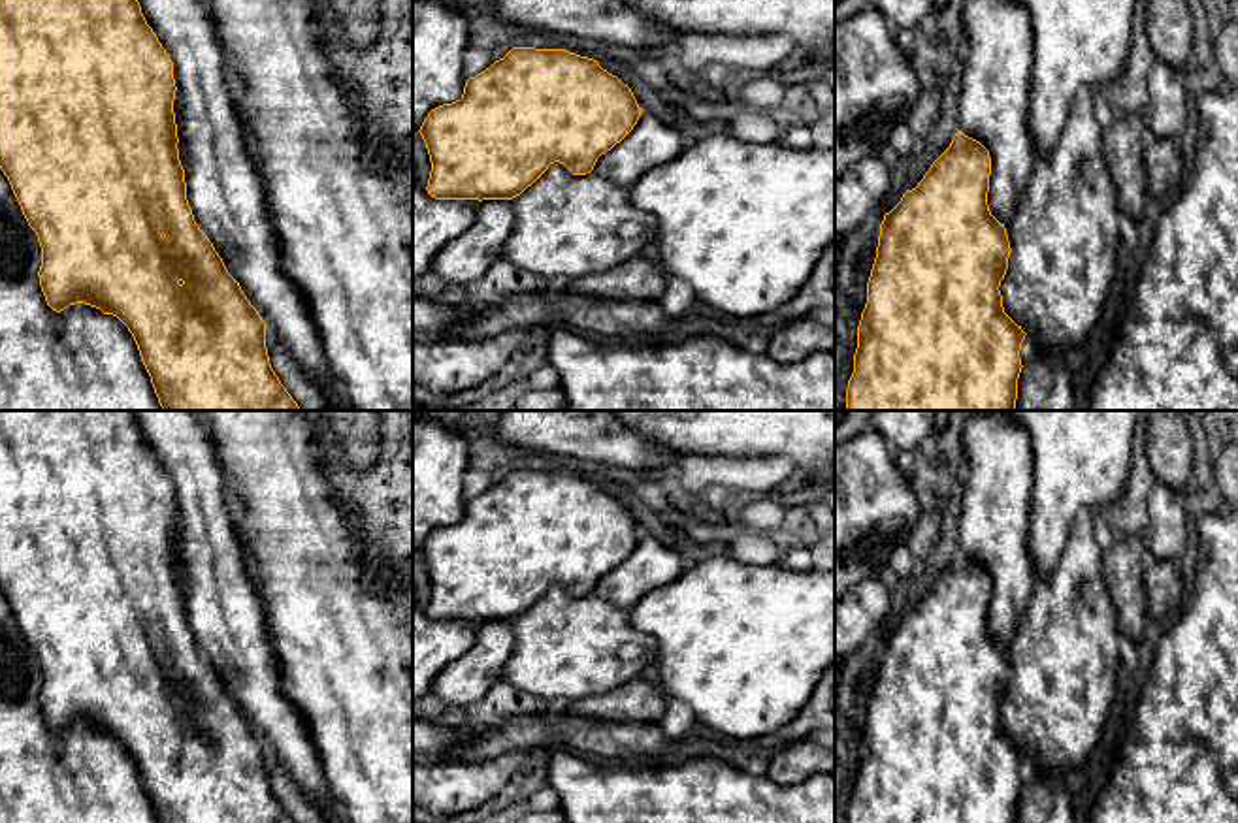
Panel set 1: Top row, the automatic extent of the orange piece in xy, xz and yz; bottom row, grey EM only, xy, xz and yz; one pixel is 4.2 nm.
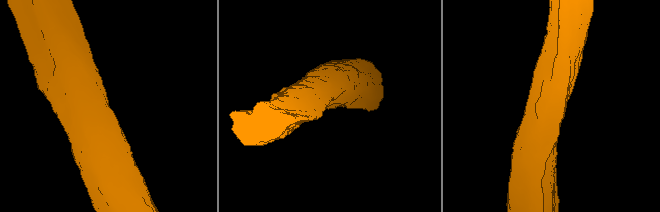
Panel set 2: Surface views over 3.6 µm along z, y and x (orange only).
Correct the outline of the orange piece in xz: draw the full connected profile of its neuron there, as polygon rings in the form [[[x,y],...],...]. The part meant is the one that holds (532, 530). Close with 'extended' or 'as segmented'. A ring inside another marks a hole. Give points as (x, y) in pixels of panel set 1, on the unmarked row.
[[[513,469],[490,490],[469,499],[460,522],[432,531],[424,541],[418,554],[432,584],[426,612],[435,621],[513,621],[554,584],[573,597],[586,597],[601,576],[633,552],[641,535],[631,510],[597,482],[565,471]]]; as segmented

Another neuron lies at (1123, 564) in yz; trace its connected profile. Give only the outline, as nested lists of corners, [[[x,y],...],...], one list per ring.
[[[1144,537],[1114,541],[1114,546],[1104,552],[1104,582],[1117,614],[1119,633],[1136,644],[1142,642],[1148,623],[1146,559]]]

